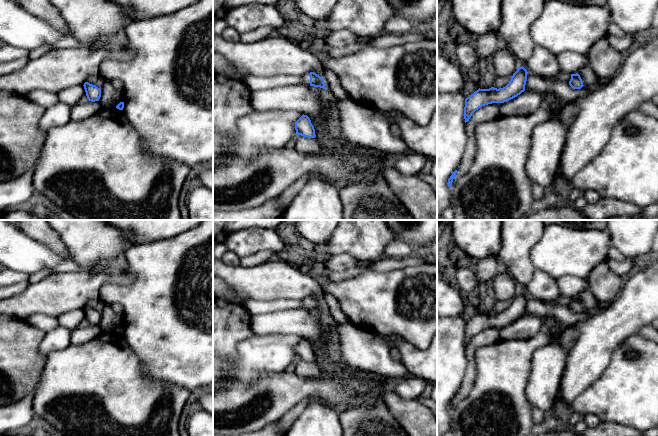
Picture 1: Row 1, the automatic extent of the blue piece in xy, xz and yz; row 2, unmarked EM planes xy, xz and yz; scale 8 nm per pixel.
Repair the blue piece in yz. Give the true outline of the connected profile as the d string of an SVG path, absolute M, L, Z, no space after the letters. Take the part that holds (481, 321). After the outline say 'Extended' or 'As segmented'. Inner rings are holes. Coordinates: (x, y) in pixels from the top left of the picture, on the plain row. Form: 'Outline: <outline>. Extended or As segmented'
Outline: M502 220L501 247L497 257L512 275L520 291L505 311L479 312L465 323L465 347L482 330L507 326L525 315L528 298L525 290L535 271L530 252L540 241L544 225L542 220Z. Extended

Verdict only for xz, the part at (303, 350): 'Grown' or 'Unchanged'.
Unchanged

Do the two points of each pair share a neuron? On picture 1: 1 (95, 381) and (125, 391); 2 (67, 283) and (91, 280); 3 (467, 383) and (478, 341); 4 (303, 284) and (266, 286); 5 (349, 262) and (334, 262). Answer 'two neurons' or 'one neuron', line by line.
1: one neuron
2: one neuron
3: one neuron
4: one neuron
5: one neuron

